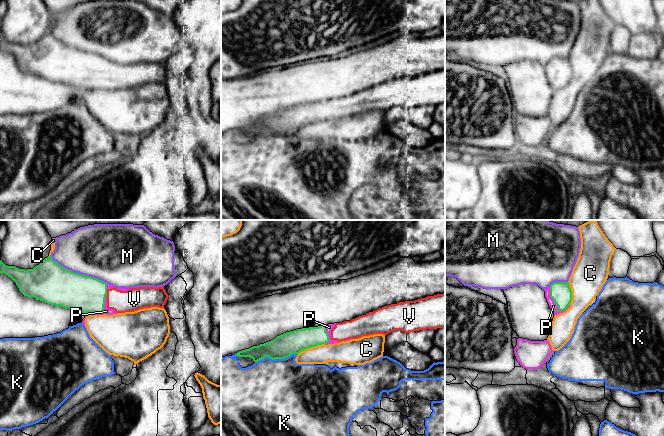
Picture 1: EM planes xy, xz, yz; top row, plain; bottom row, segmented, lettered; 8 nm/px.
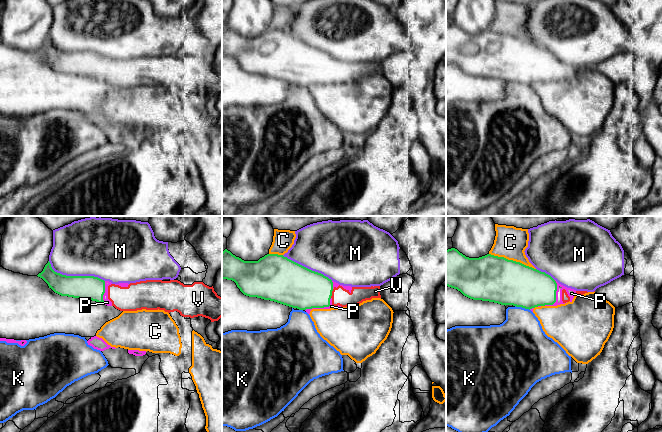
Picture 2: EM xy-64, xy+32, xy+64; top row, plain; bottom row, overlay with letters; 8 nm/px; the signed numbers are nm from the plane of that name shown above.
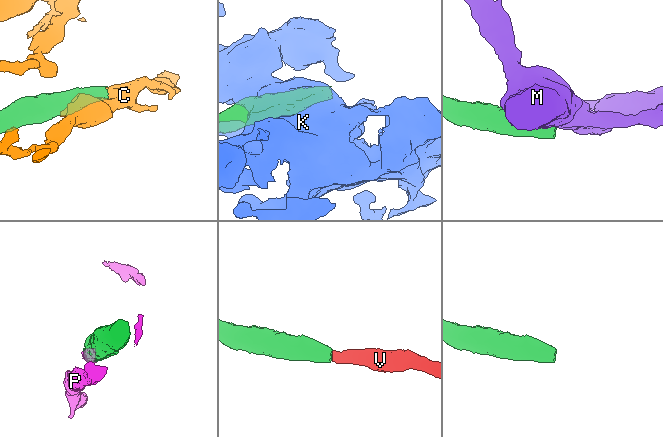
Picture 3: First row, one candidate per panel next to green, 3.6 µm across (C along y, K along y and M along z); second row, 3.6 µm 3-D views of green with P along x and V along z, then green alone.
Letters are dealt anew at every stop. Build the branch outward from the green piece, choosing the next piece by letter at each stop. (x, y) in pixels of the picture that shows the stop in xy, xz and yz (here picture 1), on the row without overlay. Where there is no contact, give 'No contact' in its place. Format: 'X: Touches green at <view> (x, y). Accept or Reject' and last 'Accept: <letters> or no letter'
C: Touches green at xz (311, 123). Reject
K: Touches green at xz (276, 134). Reject
M: Touches green at xy (78, 49). Reject
P: Touches green at yz (554, 77). Reject
V: Touches green at xy (106, 69). Accept
Accept: V

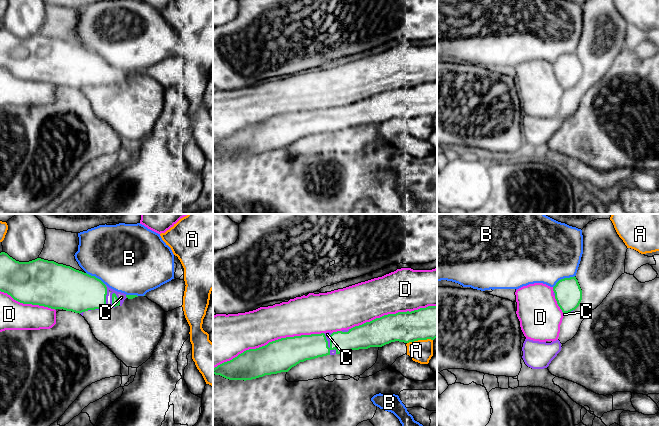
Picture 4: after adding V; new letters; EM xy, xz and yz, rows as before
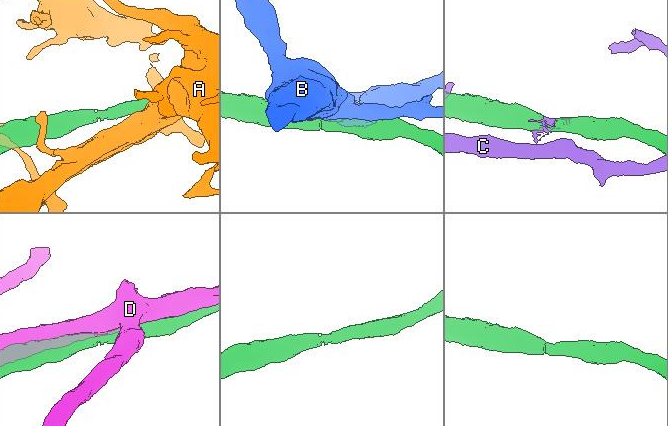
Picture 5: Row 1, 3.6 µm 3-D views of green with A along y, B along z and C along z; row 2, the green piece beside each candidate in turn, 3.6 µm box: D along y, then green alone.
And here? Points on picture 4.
A: Touches green at xz (419, 115). Reject
B: Touches green at yz (564, 54). Reject
C: Touches green at xy (105, 76). Reject
D: Touches green at xz (269, 118). Reject
Accept: no letter

